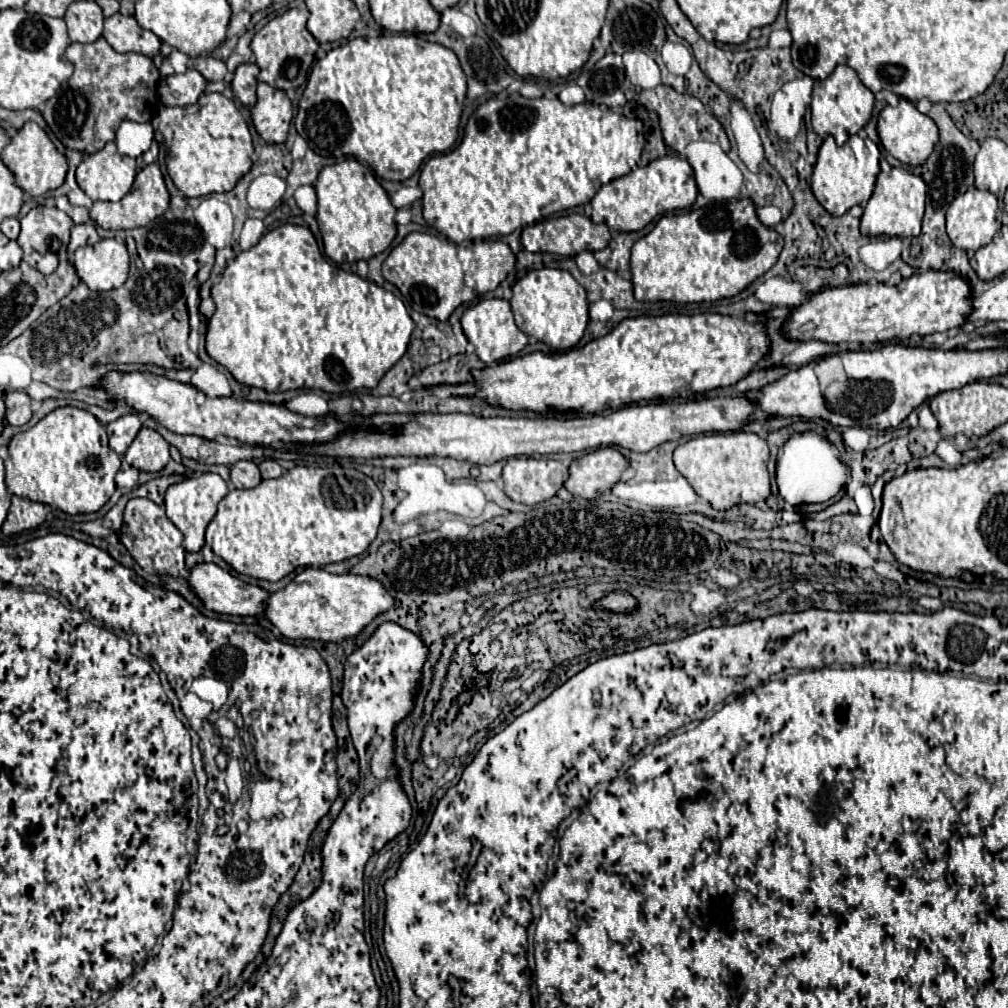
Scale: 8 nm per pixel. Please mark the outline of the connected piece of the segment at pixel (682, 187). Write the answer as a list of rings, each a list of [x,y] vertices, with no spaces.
[[[663,156],[649,162],[643,168],[635,168],[629,174],[601,186],[591,200],[591,220],[595,224],[603,222],[619,232],[635,232],[643,230],[659,214],[689,208],[695,202],[695,198],[697,186],[687,160],[681,160],[677,156]]]

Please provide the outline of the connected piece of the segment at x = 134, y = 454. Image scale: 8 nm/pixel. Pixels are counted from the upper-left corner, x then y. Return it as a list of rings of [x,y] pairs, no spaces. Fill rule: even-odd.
[[[141,428],[125,452],[125,460],[139,472],[159,472],[167,466],[171,456],[169,446],[161,434],[155,434],[155,430],[149,428]]]

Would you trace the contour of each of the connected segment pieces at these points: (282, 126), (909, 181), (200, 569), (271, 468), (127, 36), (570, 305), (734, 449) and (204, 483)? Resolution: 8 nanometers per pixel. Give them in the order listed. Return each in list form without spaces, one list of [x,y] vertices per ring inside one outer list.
[[[265,82],[257,84],[257,104],[251,110],[251,120],[257,134],[267,144],[281,144],[287,140],[287,132],[293,118],[291,100],[283,90],[275,90]]]
[[[893,168],[889,174],[881,172],[875,182],[873,196],[863,208],[861,216],[861,234],[875,238],[875,236],[899,236],[899,238],[913,238],[921,232],[921,218],[925,210],[925,196],[927,186],[921,176],[909,174],[907,170]]]
[[[197,564],[193,566],[193,570],[187,576],[189,584],[193,586],[193,590],[197,592],[197,596],[203,600],[203,604],[219,614],[229,614],[229,616],[261,616],[265,610],[265,602],[269,598],[269,592],[255,586],[255,584],[247,584],[243,580],[239,580],[237,576],[221,570],[215,564]]]
[[[263,460],[259,464],[259,470],[263,478],[279,478],[283,474],[283,468],[275,460]]]
[[[113,14],[105,18],[103,24],[103,38],[117,50],[117,52],[139,52],[149,58],[159,54],[159,38],[141,28],[133,16]]]
[[[531,270],[513,286],[511,310],[515,316],[515,324],[521,332],[545,342],[553,350],[571,350],[583,338],[589,322],[587,308],[589,302],[585,296],[585,288],[579,286],[579,282],[567,270]]]
[[[725,432],[695,436],[673,452],[675,468],[687,478],[691,488],[715,510],[729,510],[737,504],[767,500],[769,492],[769,448],[763,438],[751,432]]]
[[[199,474],[193,478],[187,478],[179,484],[173,484],[165,492],[165,510],[167,518],[183,532],[185,542],[183,548],[187,552],[199,552],[205,544],[205,528],[213,520],[217,512],[217,504],[229,494],[229,486],[219,474]]]

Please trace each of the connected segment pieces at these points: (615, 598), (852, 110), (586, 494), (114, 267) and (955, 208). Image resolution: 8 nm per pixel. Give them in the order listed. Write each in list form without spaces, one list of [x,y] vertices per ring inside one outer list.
[[[611,592],[611,594],[607,594],[607,598],[597,602],[597,608],[619,610],[619,612],[631,612],[631,610],[635,610],[635,606],[637,606],[635,598],[631,598],[631,594],[627,594],[627,592]]]
[[[839,64],[827,80],[815,80],[813,100],[811,100],[811,126],[813,132],[821,138],[833,136],[839,146],[847,142],[849,136],[857,134],[869,120],[875,106],[875,96],[869,88],[865,88],[855,74],[845,64]]]
[[[599,448],[571,462],[569,478],[563,486],[573,496],[593,500],[611,490],[611,486],[621,480],[621,472],[625,470],[625,466],[627,458],[623,458],[619,450]]]
[[[115,238],[83,246],[75,250],[75,270],[89,290],[105,292],[119,288],[129,274],[127,246]]]
[[[969,188],[965,194],[957,196],[947,210],[947,234],[957,248],[979,250],[981,246],[987,246],[993,240],[995,232],[1001,228],[1001,213],[1002,210],[999,208],[995,194],[987,190]]]

